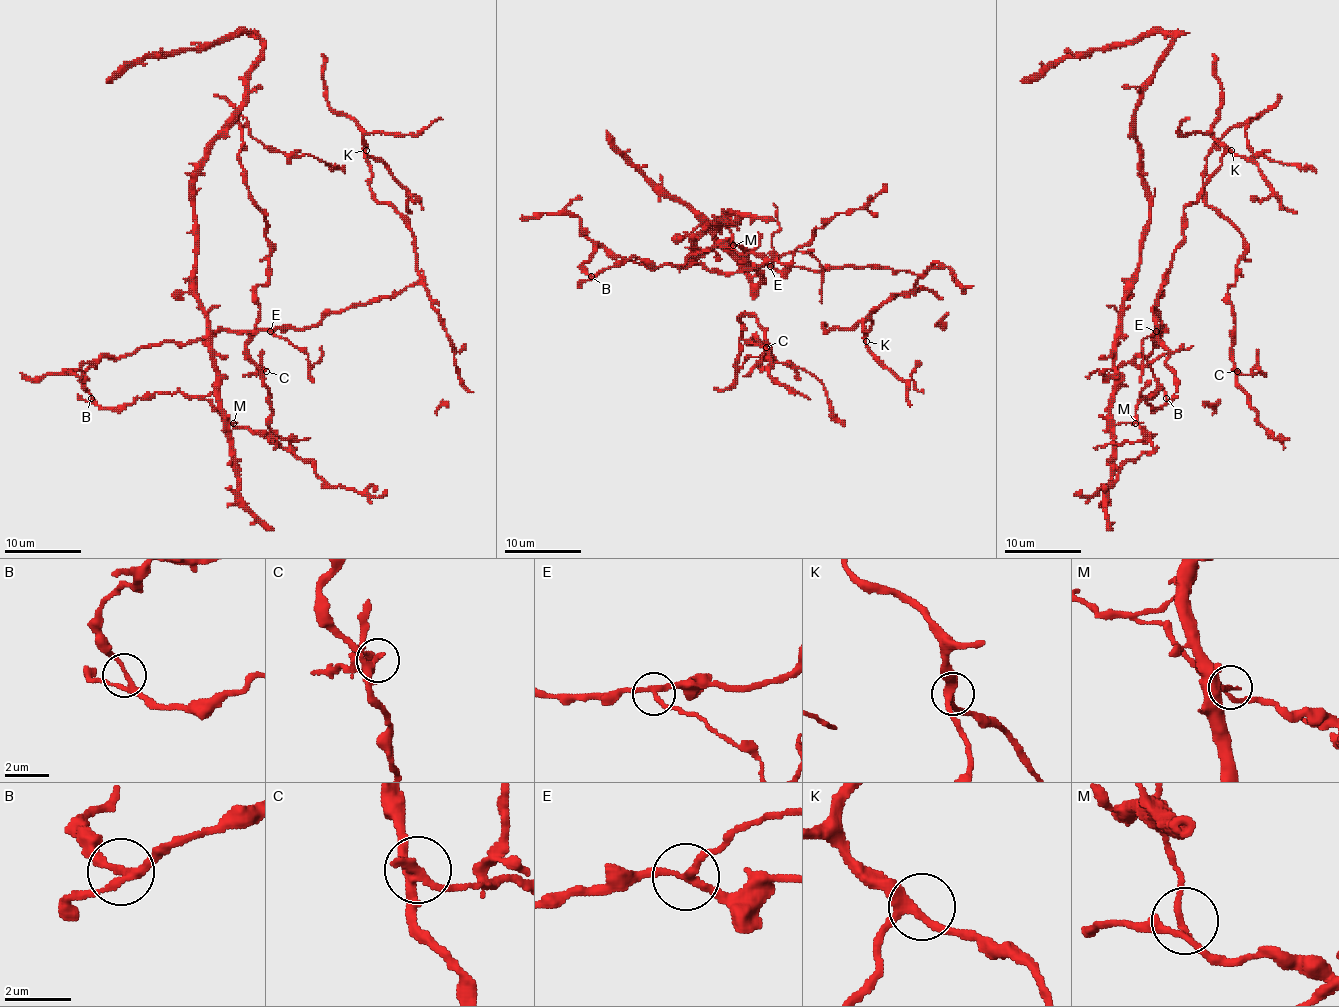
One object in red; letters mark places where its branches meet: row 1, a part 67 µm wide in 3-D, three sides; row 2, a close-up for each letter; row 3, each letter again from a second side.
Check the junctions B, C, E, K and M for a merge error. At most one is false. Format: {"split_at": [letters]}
{"split_at": ["E"]}

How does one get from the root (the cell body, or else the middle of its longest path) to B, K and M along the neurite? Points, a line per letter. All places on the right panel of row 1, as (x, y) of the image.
B: (1158, 336), (1153, 340), (1157, 346), (1145, 357), (1137, 357), (1135, 363), (1151, 369), (1166, 398)
K: (1158, 336), (1164, 330), (1155, 330), (1160, 328), (1157, 300), (1183, 238), (1183, 209), (1231, 150)
M: (1158, 336), (1135, 363), (1151, 369), (1166, 401), (1149, 403), (1157, 392), (1141, 399), (1135, 423)

